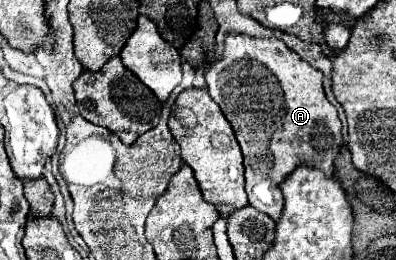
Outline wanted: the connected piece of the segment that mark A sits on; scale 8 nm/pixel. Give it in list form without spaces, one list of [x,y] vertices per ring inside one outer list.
[[[229,33],[225,37],[223,57],[205,71],[209,95],[221,107],[223,115],[231,123],[235,137],[243,151],[245,165],[245,189],[249,205],[267,213],[273,219],[281,217],[283,197],[279,183],[301,163],[313,165],[323,173],[333,173],[333,161],[341,145],[341,121],[337,109],[327,101],[323,91],[323,73],[305,63],[295,51],[291,51],[277,37],[249,37],[243,33]]]

